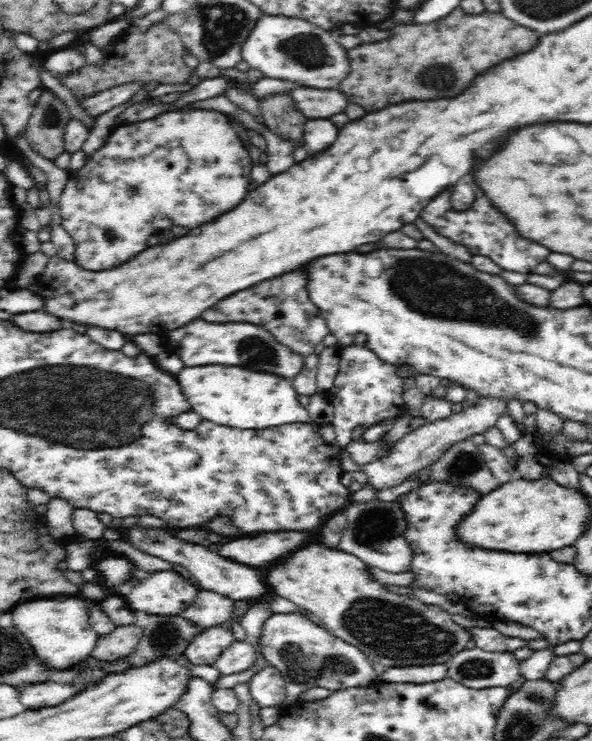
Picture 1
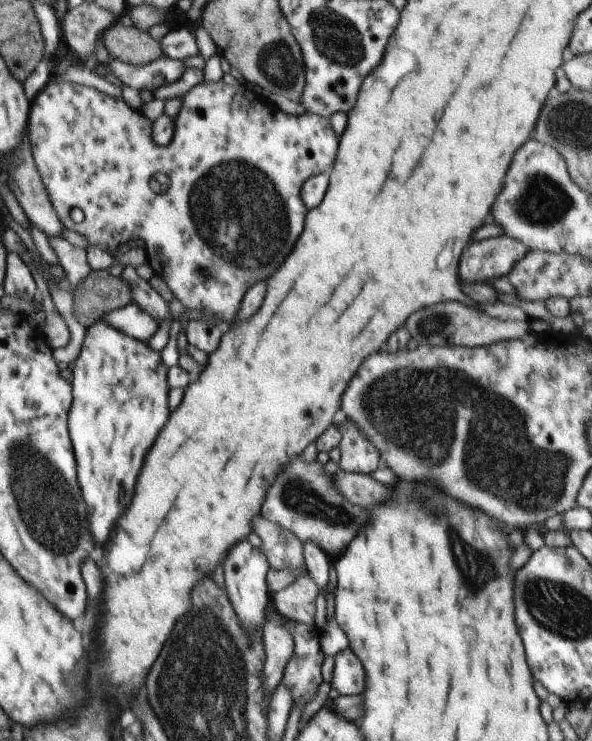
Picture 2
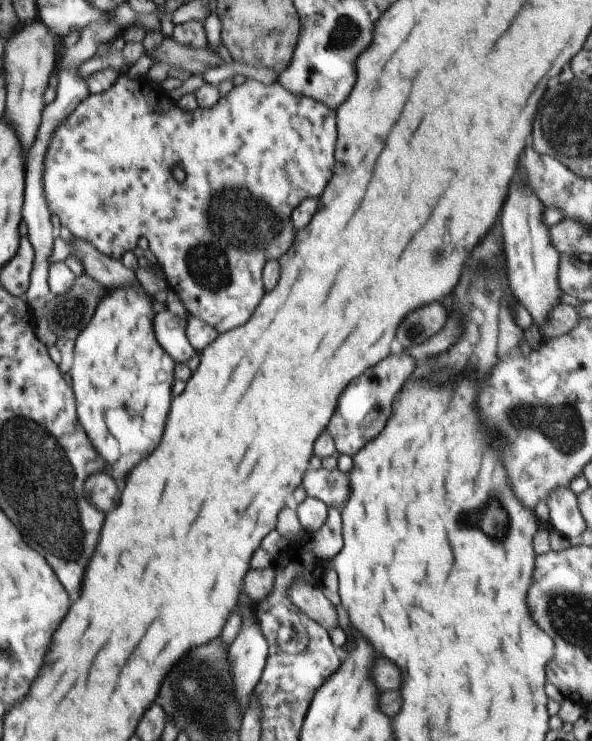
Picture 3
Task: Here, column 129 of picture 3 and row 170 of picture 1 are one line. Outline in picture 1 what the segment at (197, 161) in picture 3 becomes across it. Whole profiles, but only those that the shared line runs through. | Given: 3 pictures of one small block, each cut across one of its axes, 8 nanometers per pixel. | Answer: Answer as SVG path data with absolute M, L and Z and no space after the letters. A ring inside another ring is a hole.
M187 108L180 109L180 114L170 114L170 124L162 124L162 126L118 126L104 144L104 146L94 154L86 157L85 166L75 174L70 175L70 179L65 186L63 193L59 199L58 210L61 216L61 225L66 232L72 237L74 243L73 261L84 270L90 272L100 272L106 268L118 268L126 262L130 262L132 258L136 258L140 252L144 252L148 248L148 238L156 232L156 230L170 230L174 226L200 226L206 222L216 220L218 216L234 210L247 195L246 188L252 181L250 176L251 156L248 155L246 148L238 139L238 132L234 129L232 118L226 113L214 111L212 109ZM111 228L113 232L118 234L116 242L110 244L106 241L105 231Z

